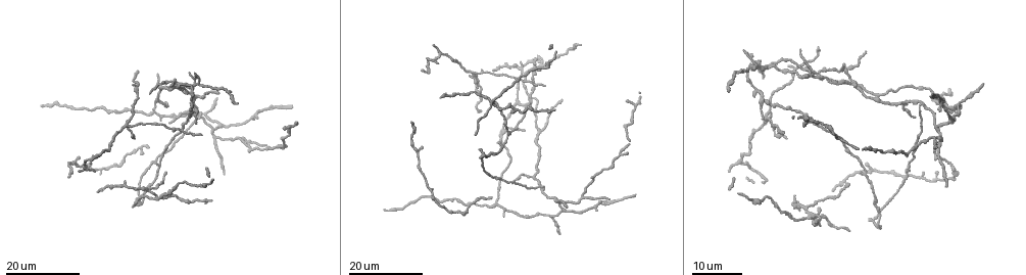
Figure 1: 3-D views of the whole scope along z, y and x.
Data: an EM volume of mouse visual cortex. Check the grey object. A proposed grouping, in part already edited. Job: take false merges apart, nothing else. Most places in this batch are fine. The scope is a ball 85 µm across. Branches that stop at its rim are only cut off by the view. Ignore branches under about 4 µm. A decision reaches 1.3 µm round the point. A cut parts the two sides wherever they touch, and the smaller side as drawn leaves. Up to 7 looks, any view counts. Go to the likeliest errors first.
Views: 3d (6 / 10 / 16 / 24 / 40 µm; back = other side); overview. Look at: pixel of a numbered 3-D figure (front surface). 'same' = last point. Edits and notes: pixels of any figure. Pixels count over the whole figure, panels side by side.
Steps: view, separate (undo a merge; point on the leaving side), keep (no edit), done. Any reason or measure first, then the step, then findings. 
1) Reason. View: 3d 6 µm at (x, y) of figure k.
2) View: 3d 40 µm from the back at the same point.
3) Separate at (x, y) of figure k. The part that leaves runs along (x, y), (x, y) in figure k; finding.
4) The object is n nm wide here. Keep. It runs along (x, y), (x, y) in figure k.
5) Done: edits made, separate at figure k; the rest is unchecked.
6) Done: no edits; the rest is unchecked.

View: 3d 24 µm at (501, 129) of figure 1.

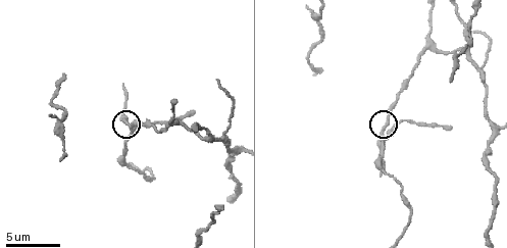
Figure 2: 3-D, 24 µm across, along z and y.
View: 3d 10 µm at (125, 123) of figure 2.

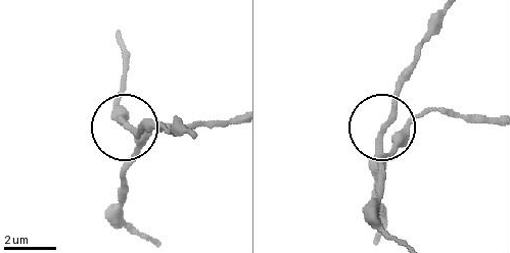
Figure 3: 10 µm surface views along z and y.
The side arm is 7 µm long; 4 arms meet here. Keep. All the same neuron.

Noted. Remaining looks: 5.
Four or more arms meet. View: 3d 24 µm at (525, 65) of figure 1.

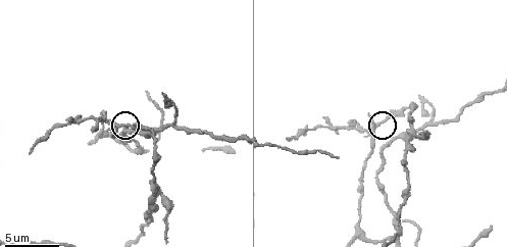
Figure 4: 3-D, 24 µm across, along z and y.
Closer look. View: 3d 10 µm at (117, 125) of figure 4.

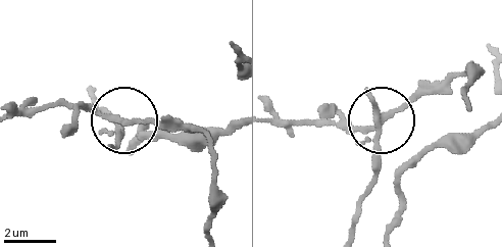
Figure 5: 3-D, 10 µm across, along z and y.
4 arms meet here. Keep. All the same neuron.

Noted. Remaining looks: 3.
Three-way junction. View: 3d 24 µm at (772, 112) of figure 1.

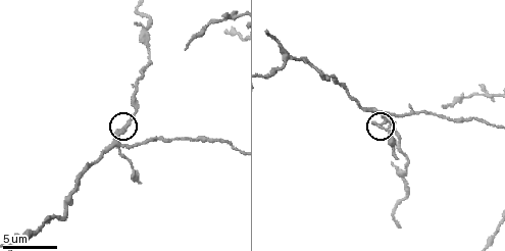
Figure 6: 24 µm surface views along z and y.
View: 3d 10 µm at (384, 123) of figure 6.

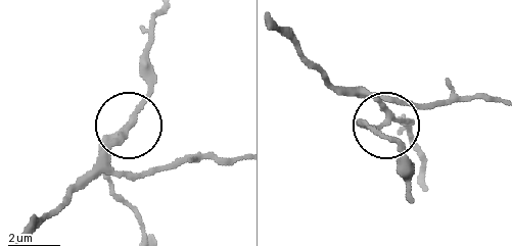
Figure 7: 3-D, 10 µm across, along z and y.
View: 3d 10 µm from the back at (132, 120) of figure 7.

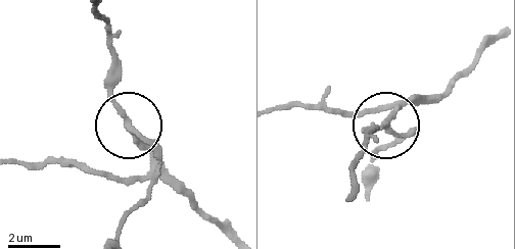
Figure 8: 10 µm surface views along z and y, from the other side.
The object is 180 nm wide here. Keep. It runs along (20, 161), (132, 181), (152, 161), (132, 131), (158, 171) in figure 8; one neuron here.

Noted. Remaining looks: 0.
Done: no edits; the rest is unchecked.

